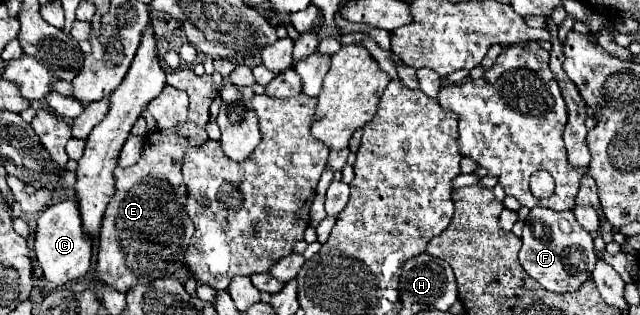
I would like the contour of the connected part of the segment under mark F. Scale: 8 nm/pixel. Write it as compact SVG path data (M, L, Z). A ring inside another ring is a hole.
M541 206L531 208L529 216L525 218L521 240L523 246L519 250L519 262L525 272L545 290L557 294L575 292L585 280L591 278L591 272L597 262L597 256L593 252L593 238L587 230L579 226L571 210L553 212Z

